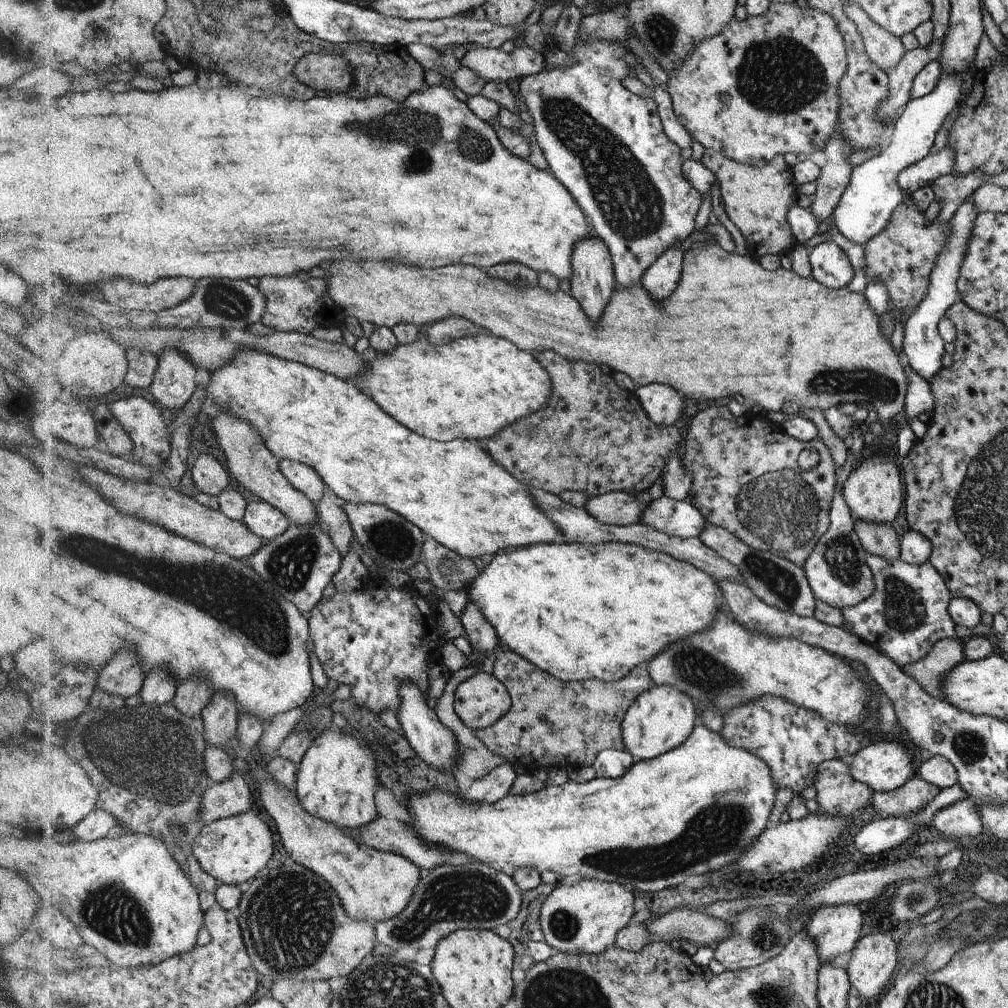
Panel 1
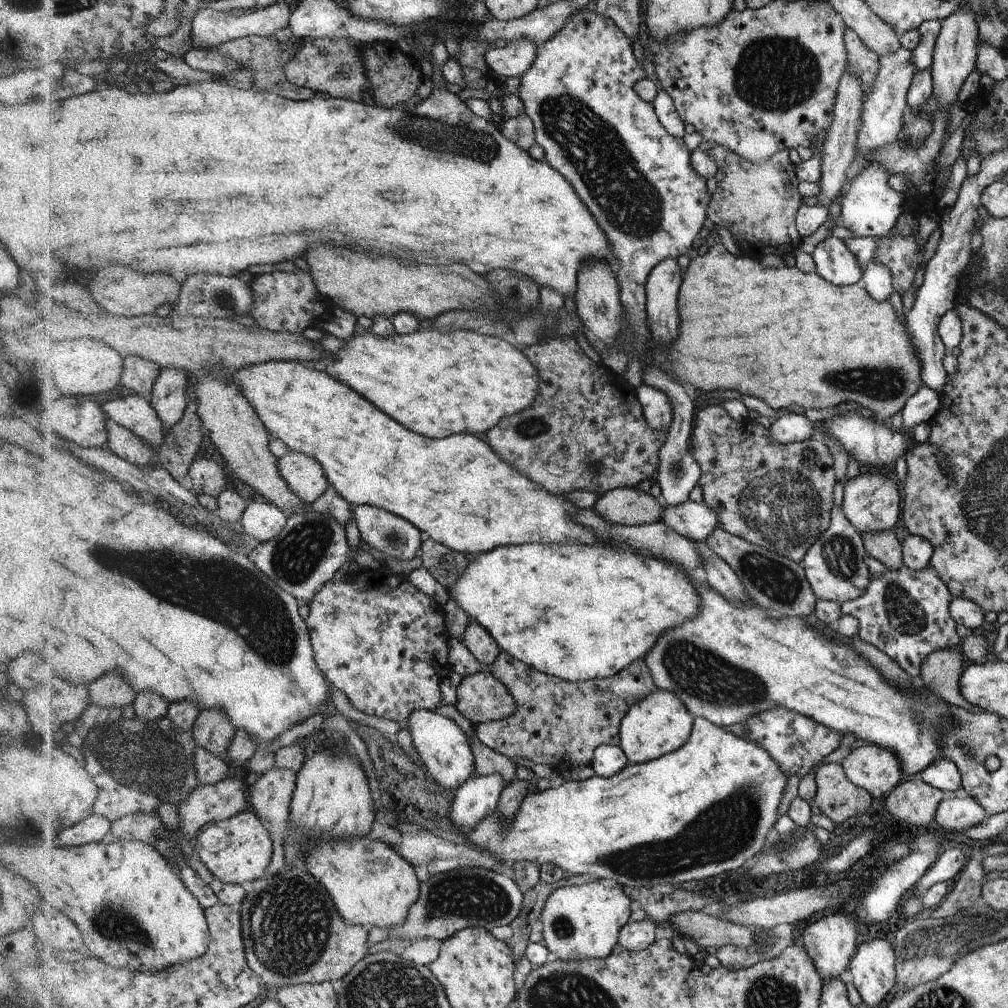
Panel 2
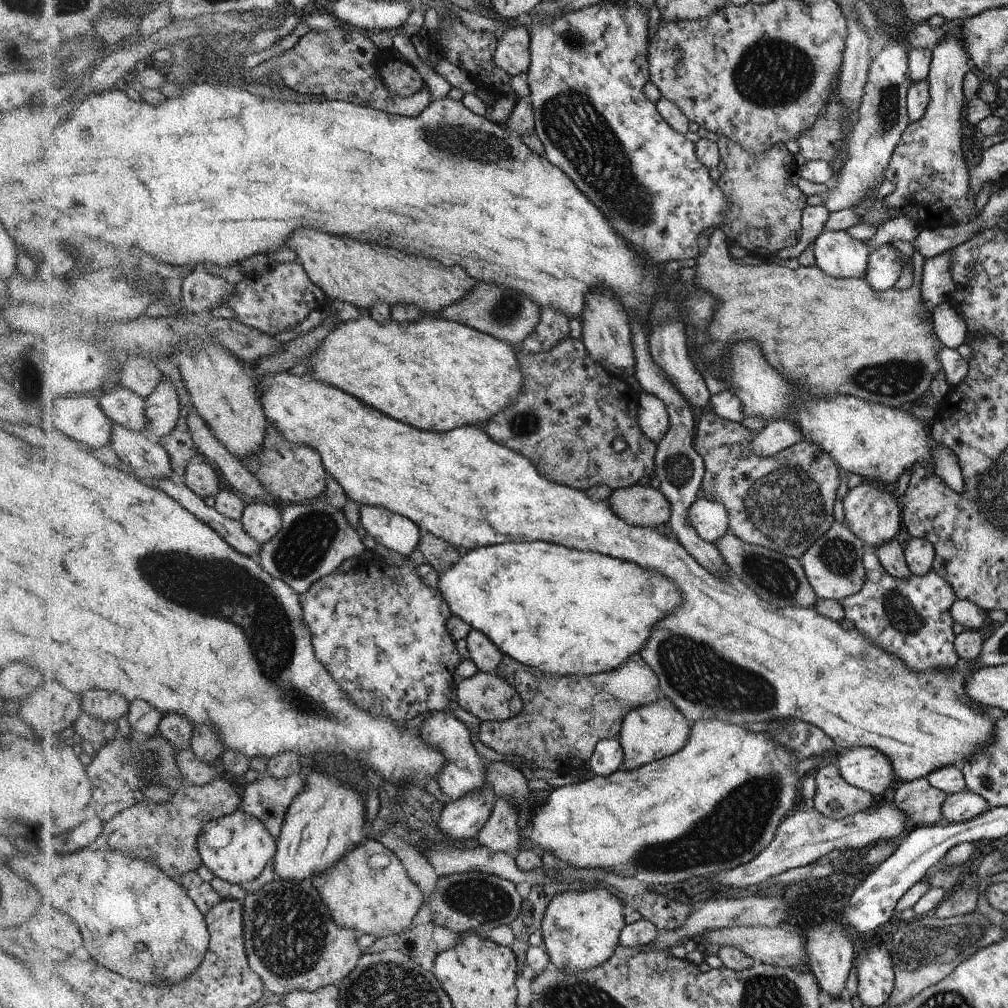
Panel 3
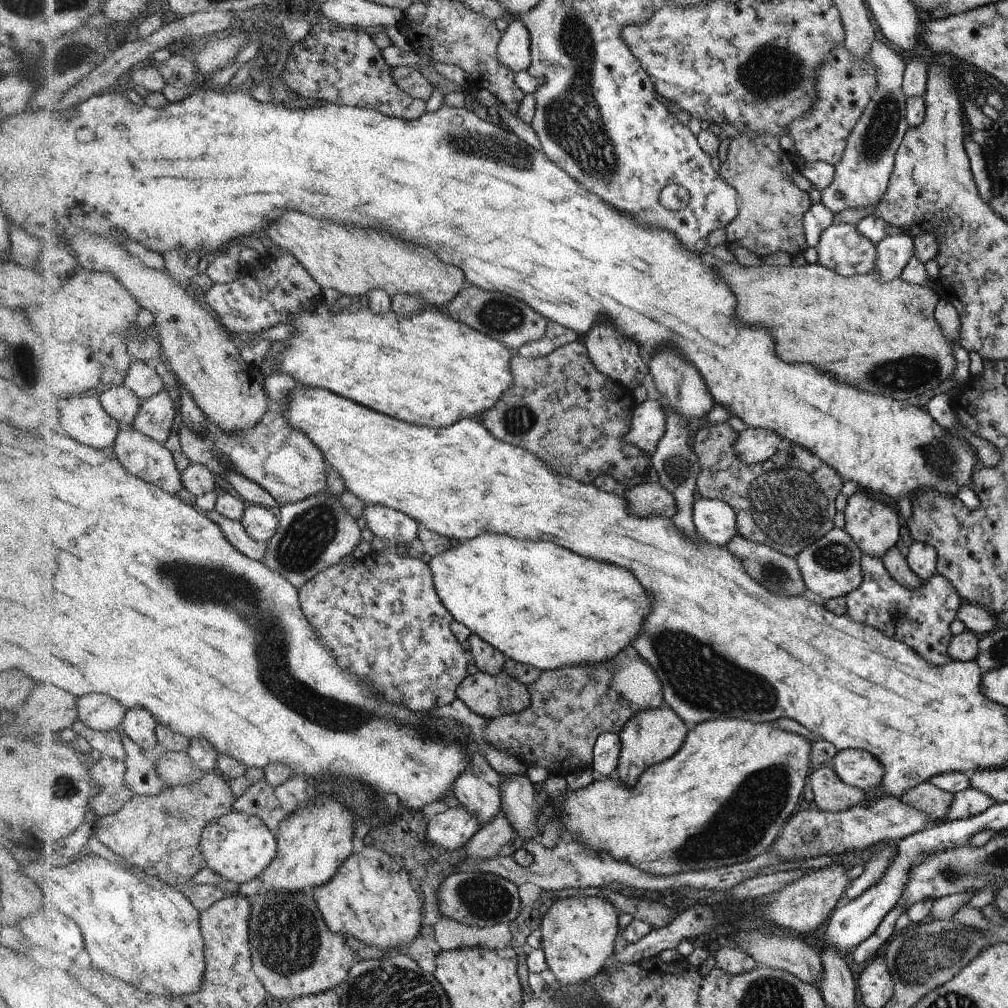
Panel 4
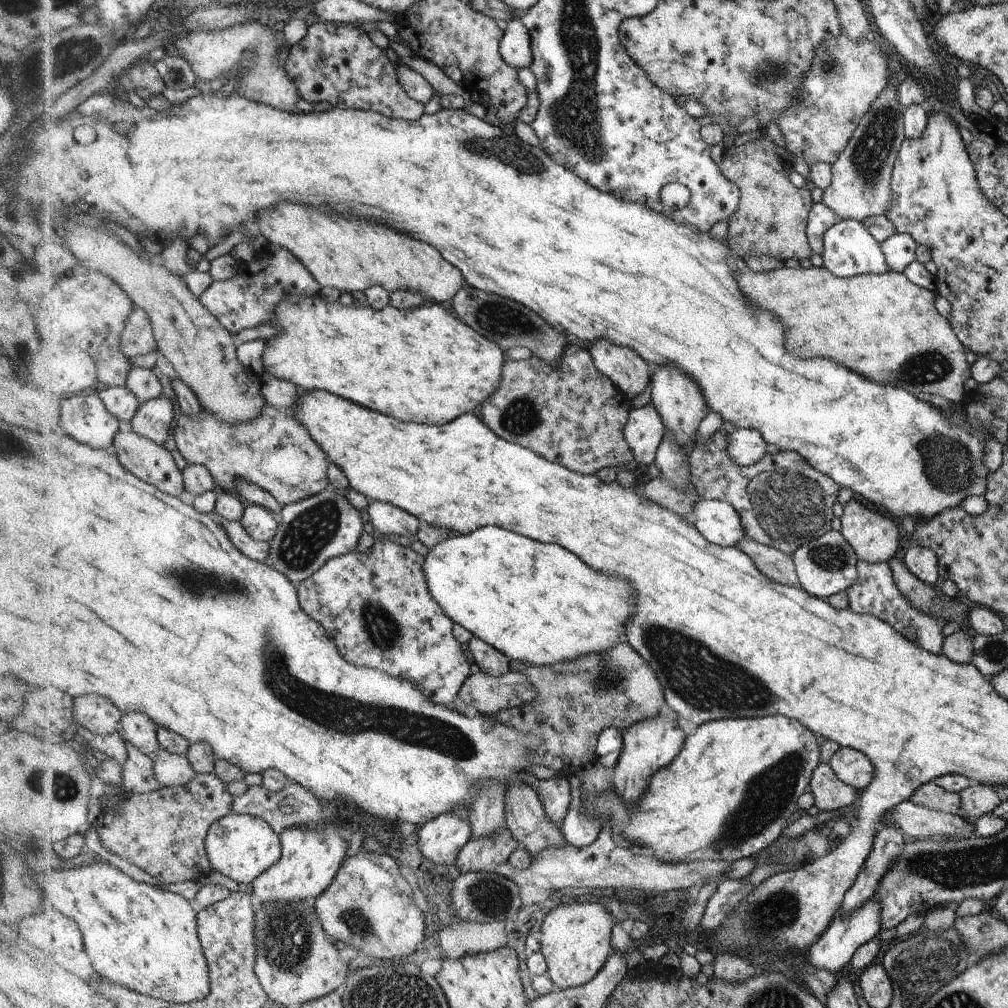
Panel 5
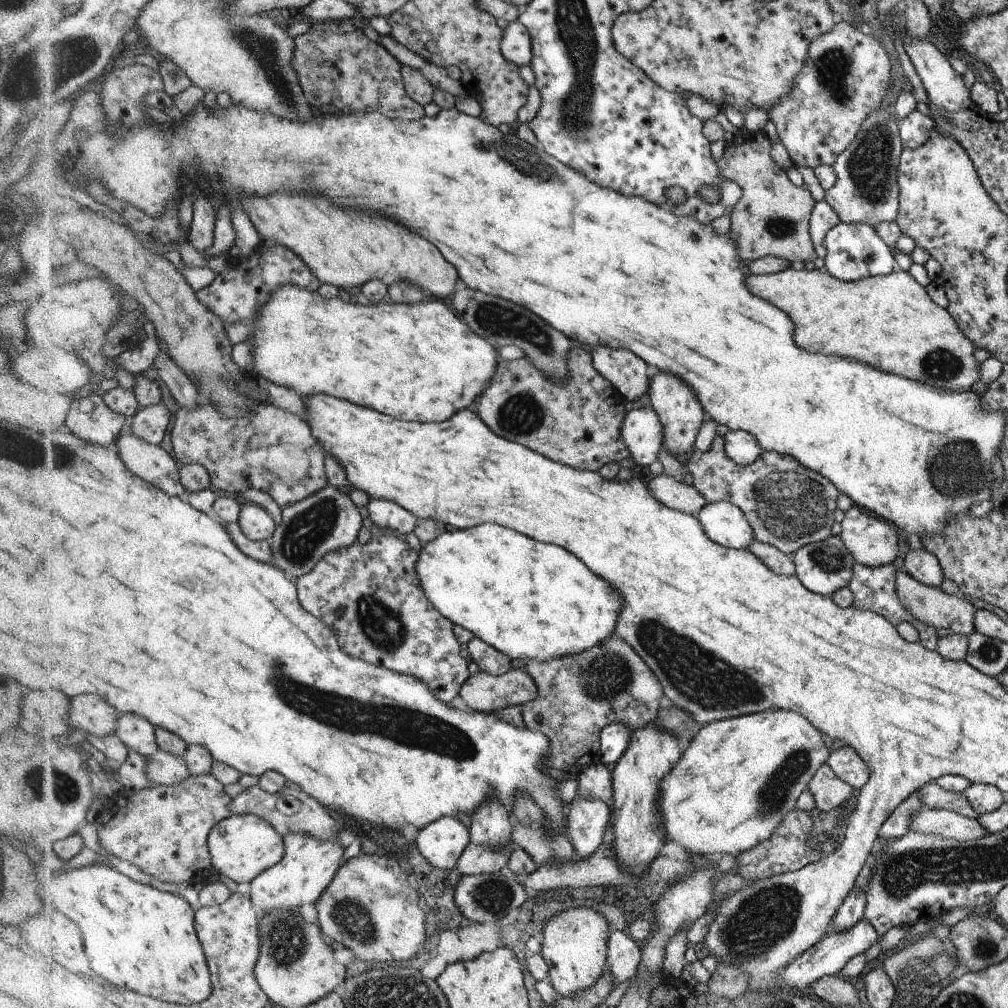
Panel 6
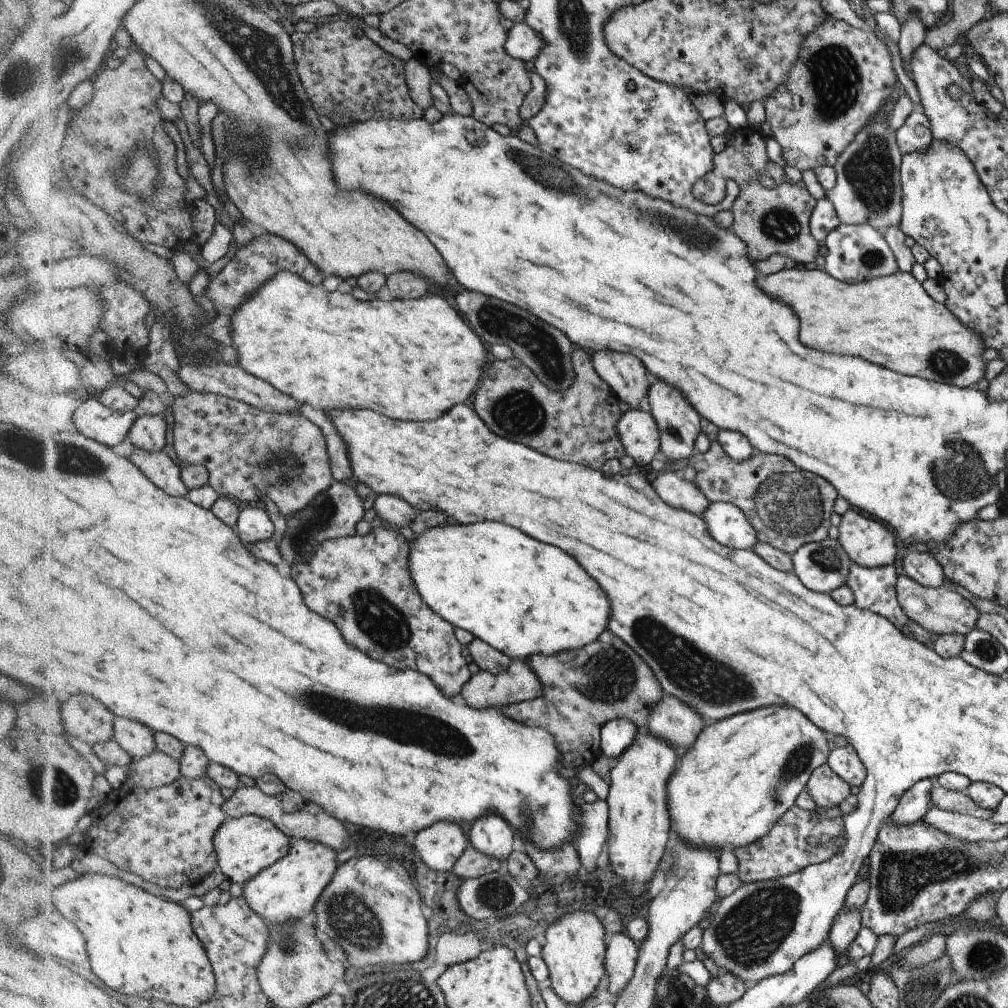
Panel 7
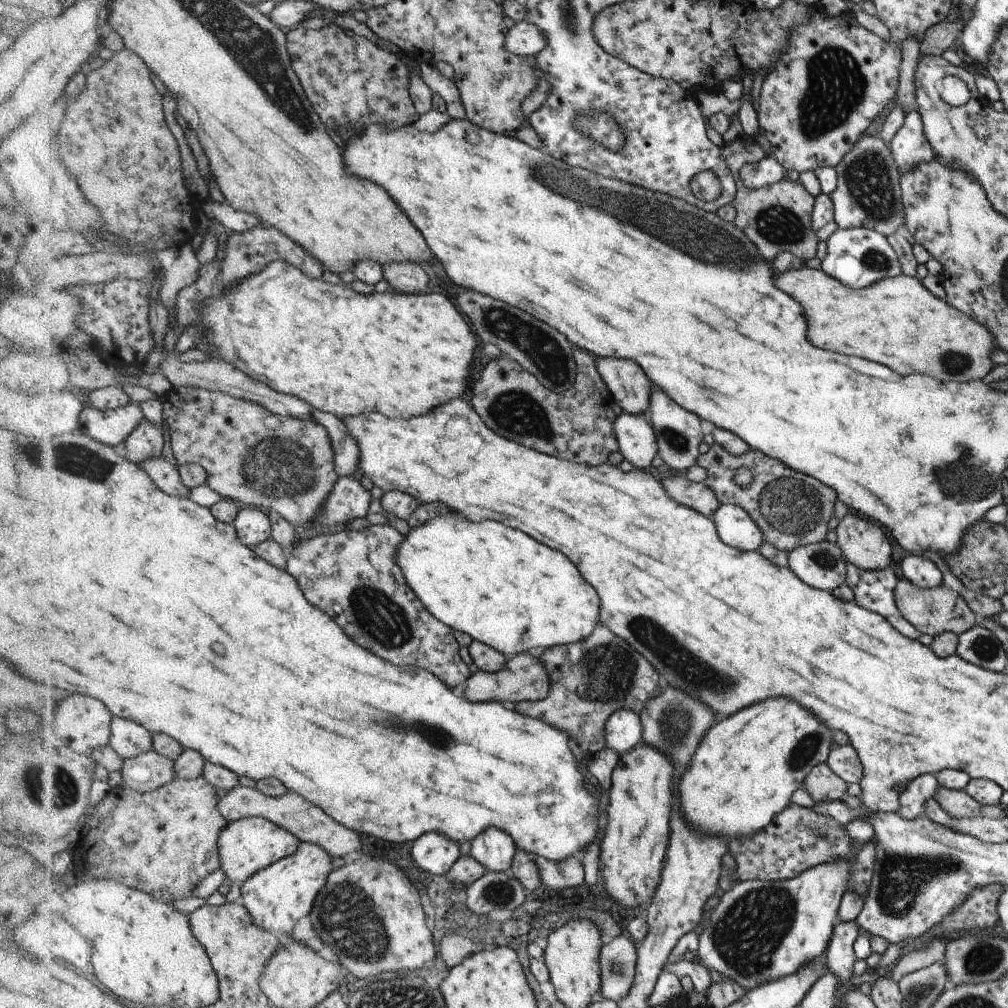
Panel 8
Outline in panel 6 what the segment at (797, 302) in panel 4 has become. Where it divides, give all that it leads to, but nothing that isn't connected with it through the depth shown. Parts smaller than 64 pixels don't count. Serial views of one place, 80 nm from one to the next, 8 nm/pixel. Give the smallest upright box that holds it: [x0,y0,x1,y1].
[748,267,979,392]

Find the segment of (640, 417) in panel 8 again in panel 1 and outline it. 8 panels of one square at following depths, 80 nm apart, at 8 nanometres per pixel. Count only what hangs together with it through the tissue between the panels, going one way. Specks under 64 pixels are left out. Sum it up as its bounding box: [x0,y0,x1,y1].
[637,383,685,426]

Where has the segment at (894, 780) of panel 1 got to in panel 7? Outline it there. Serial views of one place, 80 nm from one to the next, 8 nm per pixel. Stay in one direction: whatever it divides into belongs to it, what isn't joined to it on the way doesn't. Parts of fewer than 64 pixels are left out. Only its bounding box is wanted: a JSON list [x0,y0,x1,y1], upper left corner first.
[827,747,867,786]

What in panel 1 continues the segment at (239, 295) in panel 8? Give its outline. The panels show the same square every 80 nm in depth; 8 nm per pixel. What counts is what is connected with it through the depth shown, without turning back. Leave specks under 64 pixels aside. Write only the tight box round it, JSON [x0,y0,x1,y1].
[353,331,554,444]

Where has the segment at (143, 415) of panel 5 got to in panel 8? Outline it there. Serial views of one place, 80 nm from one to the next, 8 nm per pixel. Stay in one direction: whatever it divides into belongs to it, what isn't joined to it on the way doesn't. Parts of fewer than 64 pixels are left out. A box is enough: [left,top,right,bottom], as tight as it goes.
[128,418,166,466]

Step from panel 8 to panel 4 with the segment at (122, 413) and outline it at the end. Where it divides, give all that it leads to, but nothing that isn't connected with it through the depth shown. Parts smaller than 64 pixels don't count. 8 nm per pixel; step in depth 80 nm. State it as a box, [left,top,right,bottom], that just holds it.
[57,394,120,450]

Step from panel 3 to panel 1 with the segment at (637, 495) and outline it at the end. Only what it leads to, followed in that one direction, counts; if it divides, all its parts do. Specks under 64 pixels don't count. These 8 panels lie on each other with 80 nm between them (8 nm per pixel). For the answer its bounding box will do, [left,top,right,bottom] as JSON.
[584,492,647,526]

